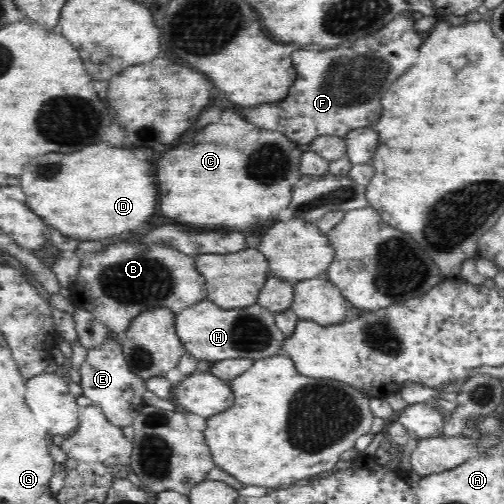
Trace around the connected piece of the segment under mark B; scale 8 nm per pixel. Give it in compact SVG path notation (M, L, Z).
M116 242L102 252L116 254L80 258L78 276L67 293L76 309L88 310L114 334L121 335L130 319L147 307L165 306L177 313L206 297L205 280L196 270L193 257L173 245Z

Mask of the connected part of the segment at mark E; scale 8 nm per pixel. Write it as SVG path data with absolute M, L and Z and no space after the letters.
M108 333L99 345L85 347L85 351L84 360L80 363L81 380L79 382L83 395L101 408L110 424L121 430L124 426L130 426L136 413L145 405L142 397L146 391L145 380L129 368L121 351L117 335Z

